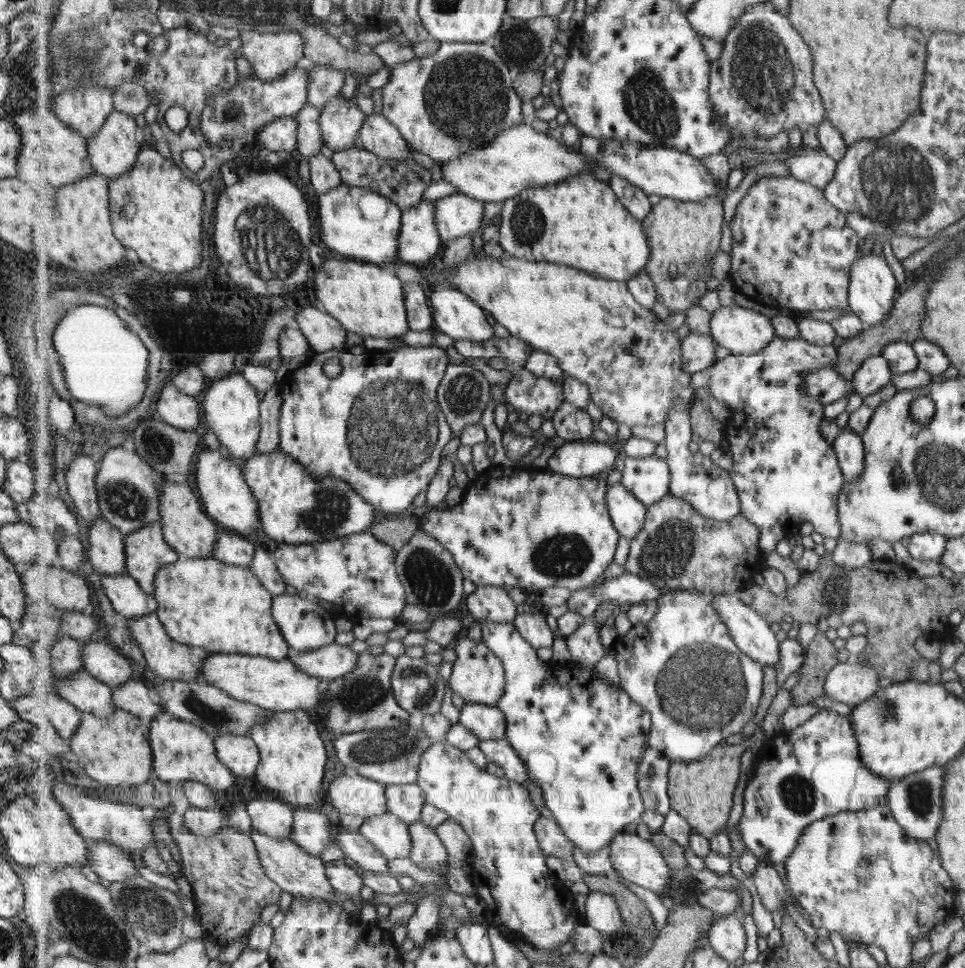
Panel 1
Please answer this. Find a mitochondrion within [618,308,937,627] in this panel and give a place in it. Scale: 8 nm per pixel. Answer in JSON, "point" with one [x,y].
{"point":[667,553]}

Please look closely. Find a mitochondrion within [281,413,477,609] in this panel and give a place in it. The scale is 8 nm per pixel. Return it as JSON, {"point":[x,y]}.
{"point":[329,510]}

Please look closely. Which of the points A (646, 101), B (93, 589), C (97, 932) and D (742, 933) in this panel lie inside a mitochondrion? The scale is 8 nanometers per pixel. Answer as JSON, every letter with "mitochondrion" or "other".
{"A":"mitochondrion","B":"other","C":"mitochondrion","D":"other"}

